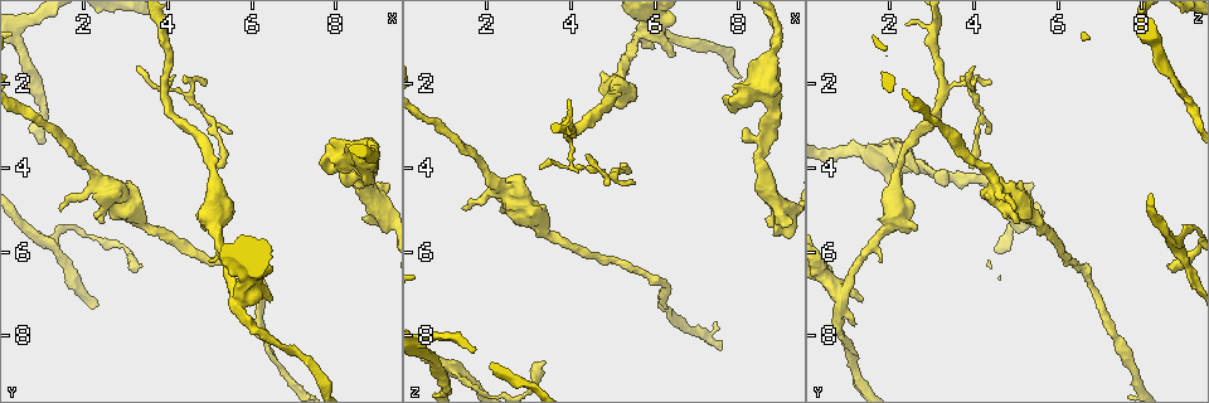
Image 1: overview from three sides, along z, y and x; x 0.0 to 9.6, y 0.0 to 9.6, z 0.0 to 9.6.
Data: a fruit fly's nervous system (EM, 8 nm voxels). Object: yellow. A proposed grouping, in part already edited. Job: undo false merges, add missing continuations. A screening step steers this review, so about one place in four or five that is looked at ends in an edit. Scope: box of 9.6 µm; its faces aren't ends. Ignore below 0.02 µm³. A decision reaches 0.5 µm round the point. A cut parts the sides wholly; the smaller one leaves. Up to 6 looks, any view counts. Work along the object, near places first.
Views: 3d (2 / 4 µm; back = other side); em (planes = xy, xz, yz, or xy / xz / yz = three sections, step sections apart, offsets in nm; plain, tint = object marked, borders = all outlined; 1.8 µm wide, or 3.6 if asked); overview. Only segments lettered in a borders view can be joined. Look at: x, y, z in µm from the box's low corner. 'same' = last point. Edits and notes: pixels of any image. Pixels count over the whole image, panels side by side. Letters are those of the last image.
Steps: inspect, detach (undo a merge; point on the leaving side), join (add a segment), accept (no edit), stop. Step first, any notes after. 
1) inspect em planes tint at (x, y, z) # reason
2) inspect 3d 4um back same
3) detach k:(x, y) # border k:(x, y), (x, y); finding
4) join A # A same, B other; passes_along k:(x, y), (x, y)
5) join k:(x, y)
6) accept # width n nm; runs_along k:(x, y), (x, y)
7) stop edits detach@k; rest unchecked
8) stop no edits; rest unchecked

inspect em yz step 8 borders at (7.85, 4.20, 2.70) # an open end

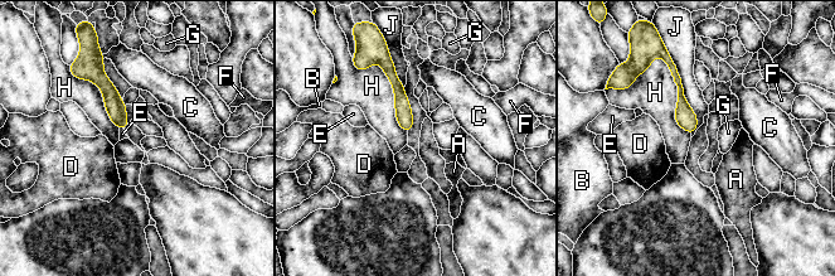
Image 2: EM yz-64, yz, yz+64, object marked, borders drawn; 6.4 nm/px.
accept # A other, B other, C other, D other, E other, F other, G other, H other, J other; border 2:(664, 61), (674, 120), (690, 135); no lettered segment goes on from it

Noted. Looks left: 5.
inspect 3d 4um at (2.25, 5.25, 4.80) # branch stops here

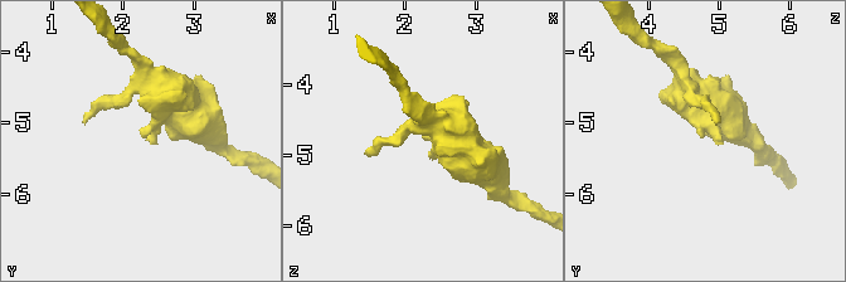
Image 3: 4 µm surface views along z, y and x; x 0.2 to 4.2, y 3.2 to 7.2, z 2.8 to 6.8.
inspect em xz step 16 borders at (2.25, 5.25, 4.80)

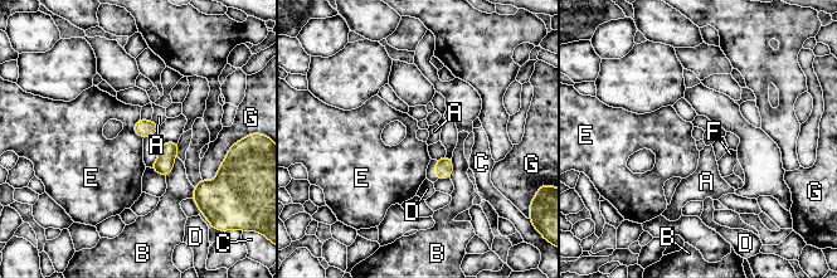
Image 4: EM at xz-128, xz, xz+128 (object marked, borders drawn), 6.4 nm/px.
accept # A other, B other, C other, D other, E other, F other, G other; border 4:(140, 117), (134, 131), (144, 137); no lettered segment goes on from it

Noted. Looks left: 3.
inspect em planes borders at (1.15, 5.80, 8.85) # branch point

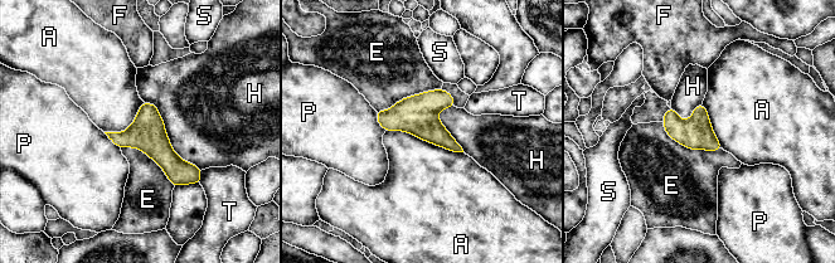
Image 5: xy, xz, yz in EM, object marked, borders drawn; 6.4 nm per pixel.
accept # A other, E other, F other, H other, P other, S other, T other; all the same neuron

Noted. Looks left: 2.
stop no edits; rest unchecked

